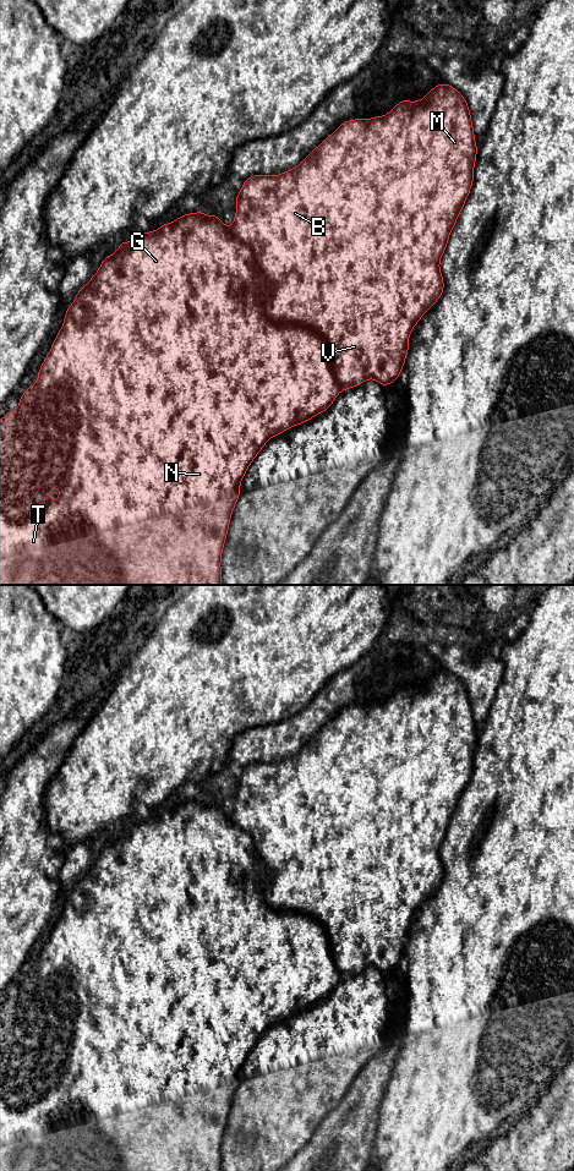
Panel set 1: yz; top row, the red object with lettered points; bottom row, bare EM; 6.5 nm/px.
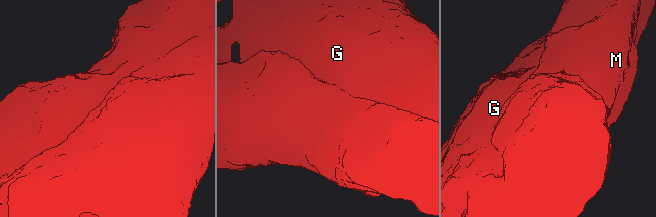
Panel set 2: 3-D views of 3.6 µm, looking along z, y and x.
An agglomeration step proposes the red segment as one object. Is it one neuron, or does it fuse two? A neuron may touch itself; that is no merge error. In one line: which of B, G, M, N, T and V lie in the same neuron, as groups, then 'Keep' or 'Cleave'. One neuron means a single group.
Groups: B M V / G N T. Cleave

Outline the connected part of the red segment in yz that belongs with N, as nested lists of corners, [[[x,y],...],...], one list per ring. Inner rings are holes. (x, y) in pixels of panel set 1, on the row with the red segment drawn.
[[[202,210],[182,214],[176,220],[160,225],[158,230],[142,232],[130,242],[120,240],[116,252],[103,259],[97,273],[66,308],[64,324],[37,373],[37,382],[21,395],[18,407],[5,412],[0,421],[0,585],[223,585],[222,553],[231,514],[241,493],[240,483],[248,466],[270,438],[324,412],[341,392],[324,340],[312,329],[299,324],[277,324],[266,316],[262,299],[267,284],[264,272],[259,268],[251,246],[239,241],[218,214],[206,215]],[[51,488],[60,489],[60,497],[54,503],[50,502]]]

